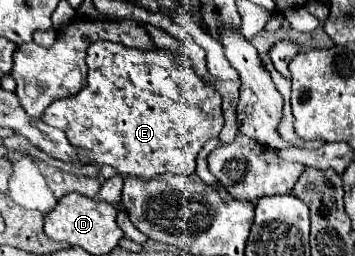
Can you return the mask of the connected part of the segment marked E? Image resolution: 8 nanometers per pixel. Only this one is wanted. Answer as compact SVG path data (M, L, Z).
M99 40L87 48L87 86L71 98L55 100L43 114L43 122L61 128L67 140L75 144L83 164L109 164L123 178L135 176L151 180L159 174L193 174L195 158L205 142L219 136L223 128L221 96L205 84L193 68L169 50L137 50L123 44Z

